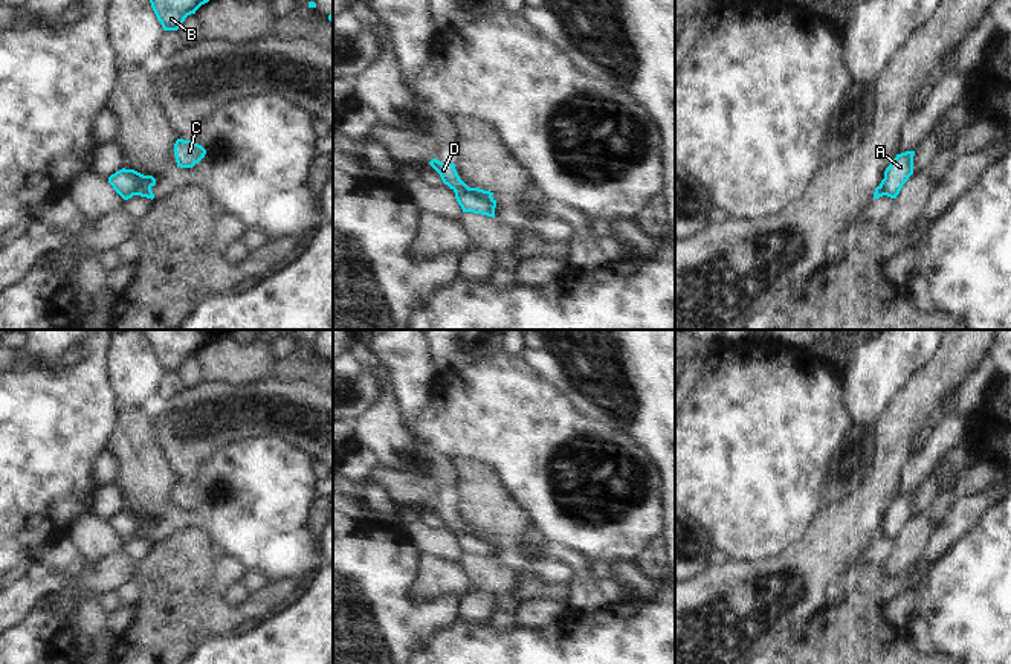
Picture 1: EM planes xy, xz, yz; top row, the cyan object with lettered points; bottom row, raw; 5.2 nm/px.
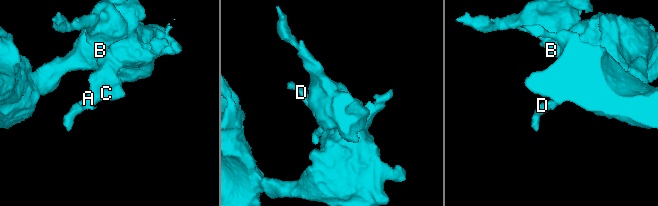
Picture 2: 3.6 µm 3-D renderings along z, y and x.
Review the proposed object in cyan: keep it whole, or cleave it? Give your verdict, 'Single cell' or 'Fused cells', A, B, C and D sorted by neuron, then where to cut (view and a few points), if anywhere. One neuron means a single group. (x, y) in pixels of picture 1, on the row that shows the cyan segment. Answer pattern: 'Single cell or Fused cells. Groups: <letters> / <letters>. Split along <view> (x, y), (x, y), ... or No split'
Fused cells. Groups: A B C / D. Split along xz (449, 185), (492, 200)

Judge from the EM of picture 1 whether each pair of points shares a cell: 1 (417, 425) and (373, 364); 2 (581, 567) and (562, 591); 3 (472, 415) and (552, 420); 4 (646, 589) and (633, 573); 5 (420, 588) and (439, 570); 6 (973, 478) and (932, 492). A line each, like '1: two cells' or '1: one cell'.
1: two cells
2: two cells
3: one cell
4: one cell
5: one cell
6: two cells

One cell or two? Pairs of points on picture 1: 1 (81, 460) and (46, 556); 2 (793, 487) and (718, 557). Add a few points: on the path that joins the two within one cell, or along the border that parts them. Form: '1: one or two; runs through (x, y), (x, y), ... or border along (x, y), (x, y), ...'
1: two; border along (64, 539), (43, 548), (34, 562)
2: two; border along (715, 548), (721, 550), (729, 559)

